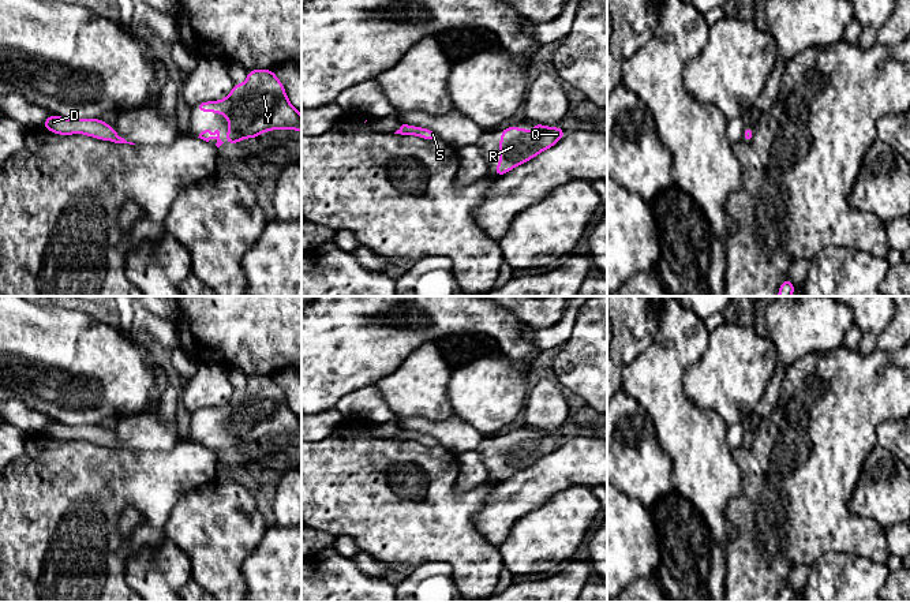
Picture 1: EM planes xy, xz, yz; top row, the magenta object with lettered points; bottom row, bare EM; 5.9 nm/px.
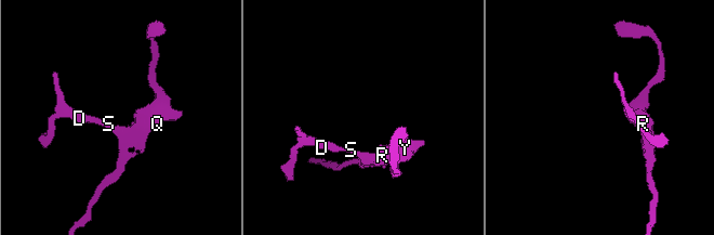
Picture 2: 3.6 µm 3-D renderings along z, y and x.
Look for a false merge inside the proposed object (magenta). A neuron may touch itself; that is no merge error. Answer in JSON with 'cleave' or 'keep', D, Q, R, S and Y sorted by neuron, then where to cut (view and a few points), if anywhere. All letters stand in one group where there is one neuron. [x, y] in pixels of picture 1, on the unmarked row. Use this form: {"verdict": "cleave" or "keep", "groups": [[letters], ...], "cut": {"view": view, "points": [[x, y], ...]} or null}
{"verdict": "keep", "groups": [["D", "Q", "R", "S", "Y"]], "cut": null}

